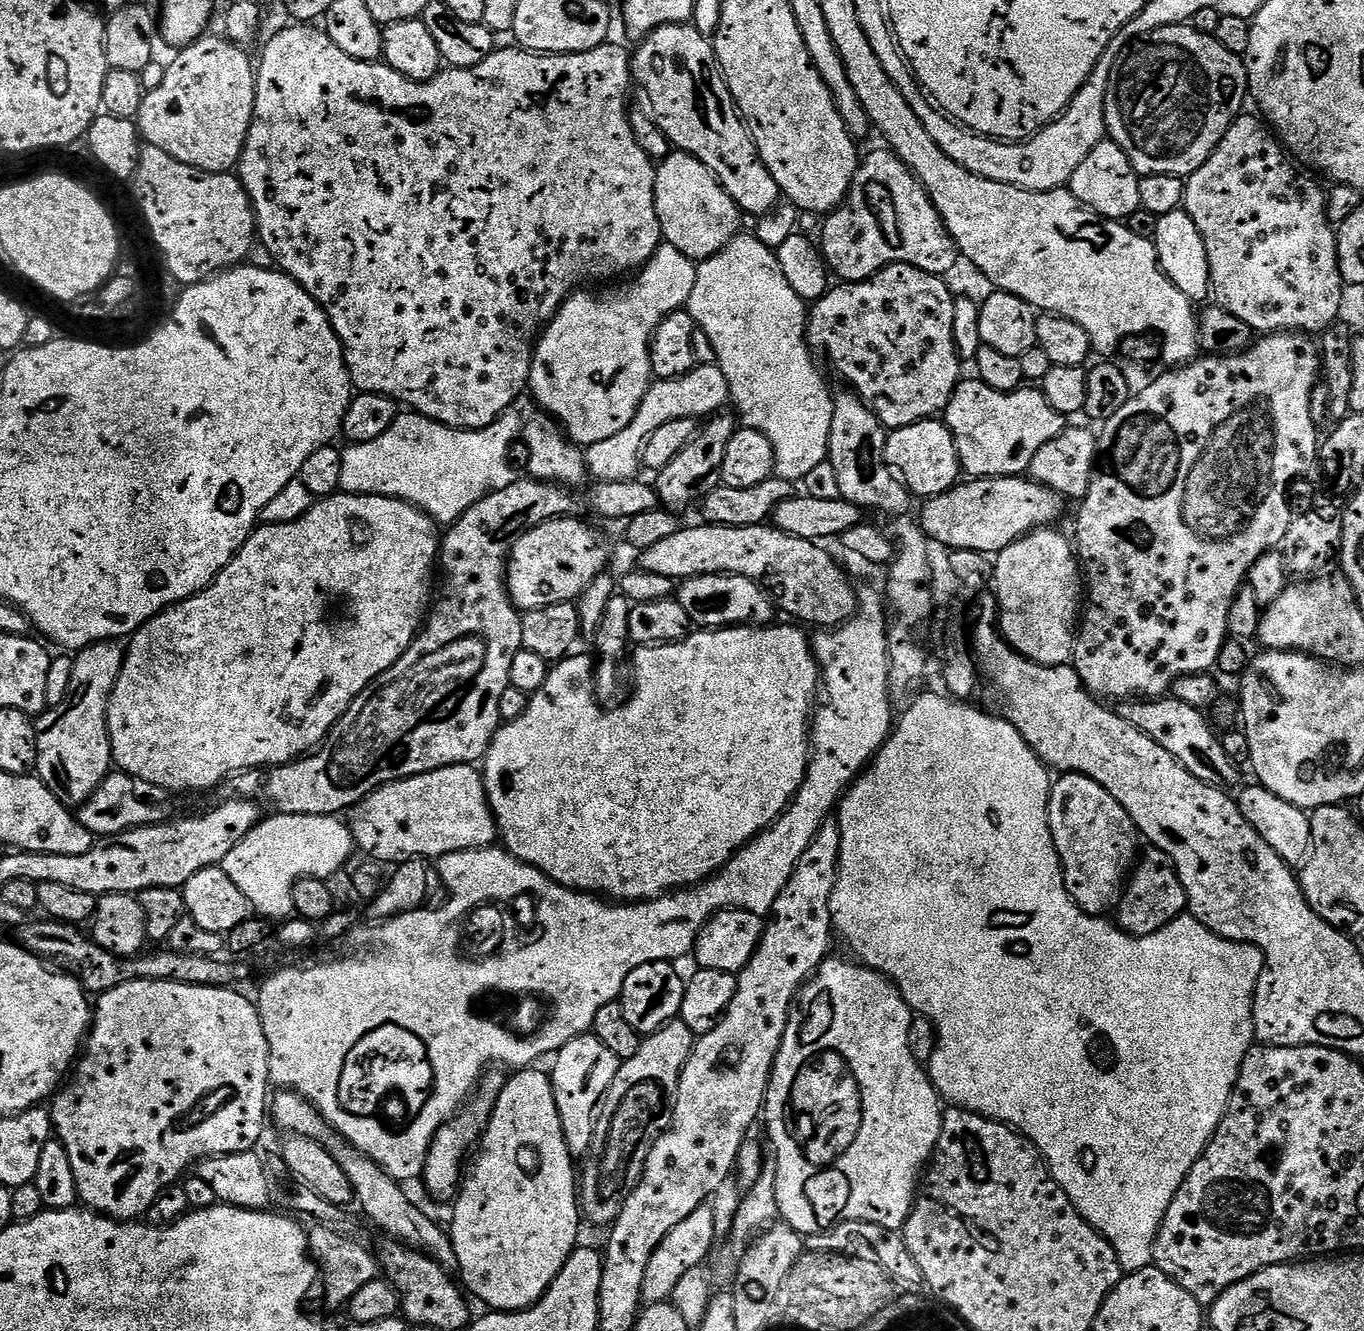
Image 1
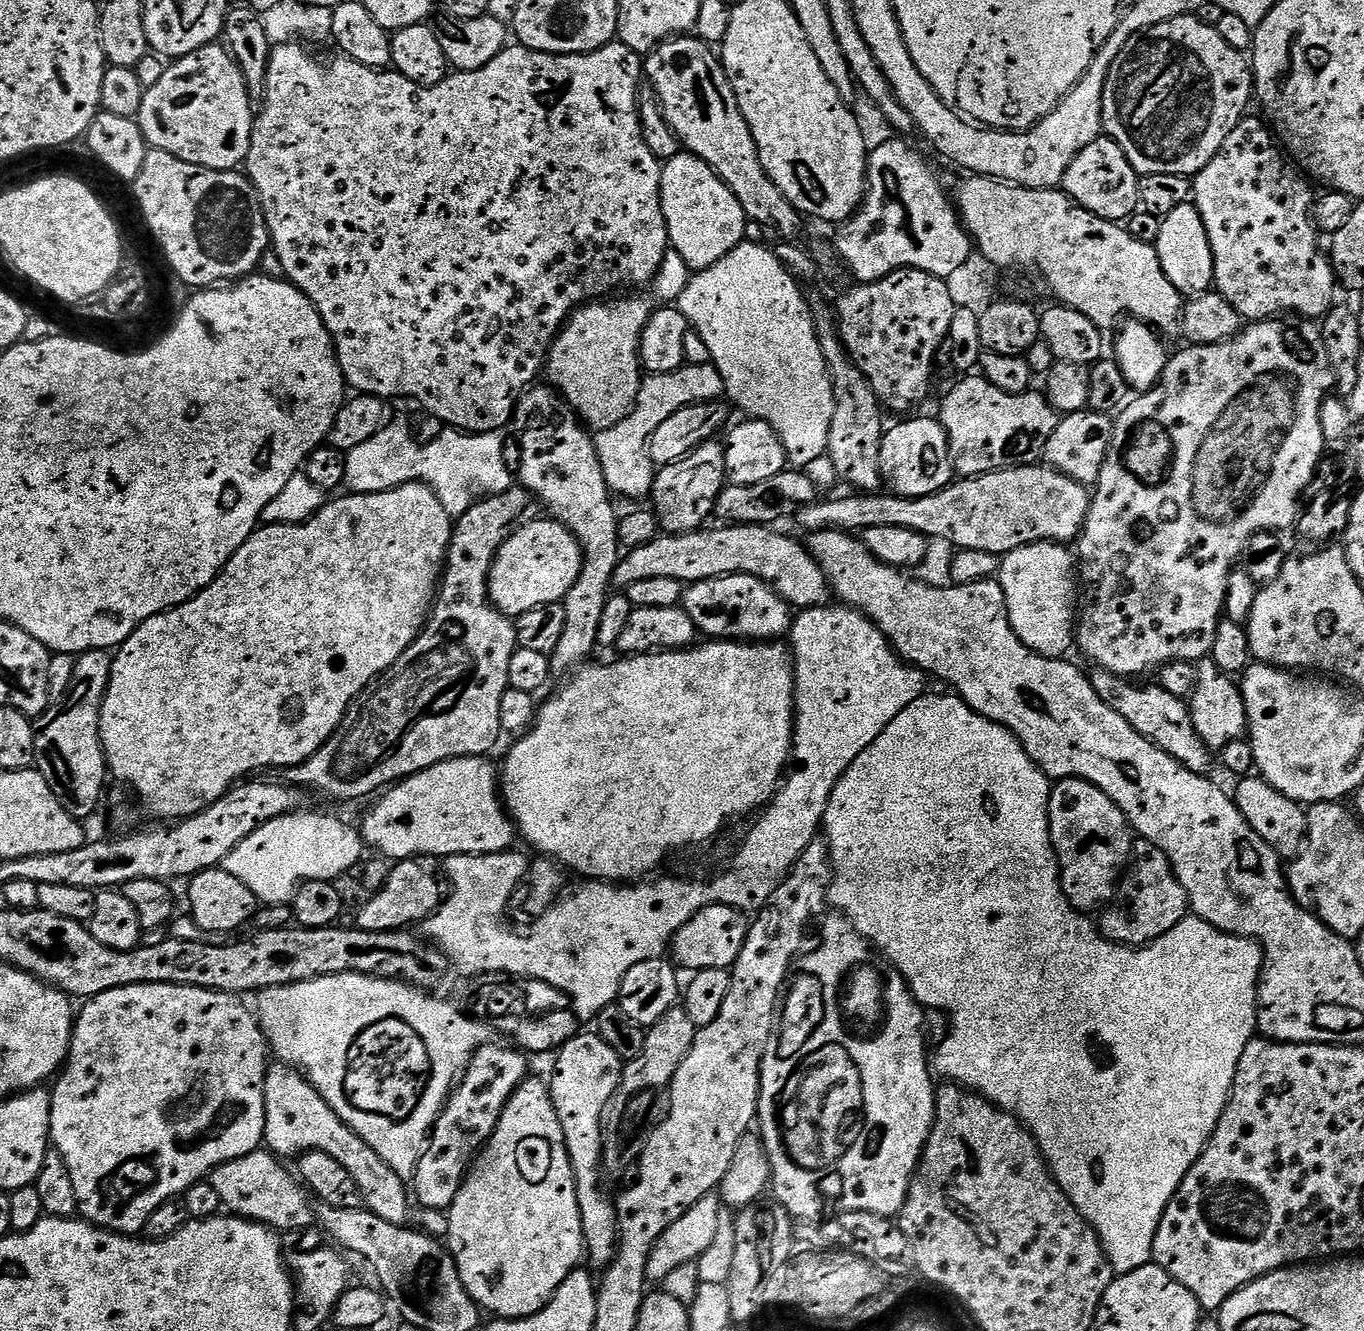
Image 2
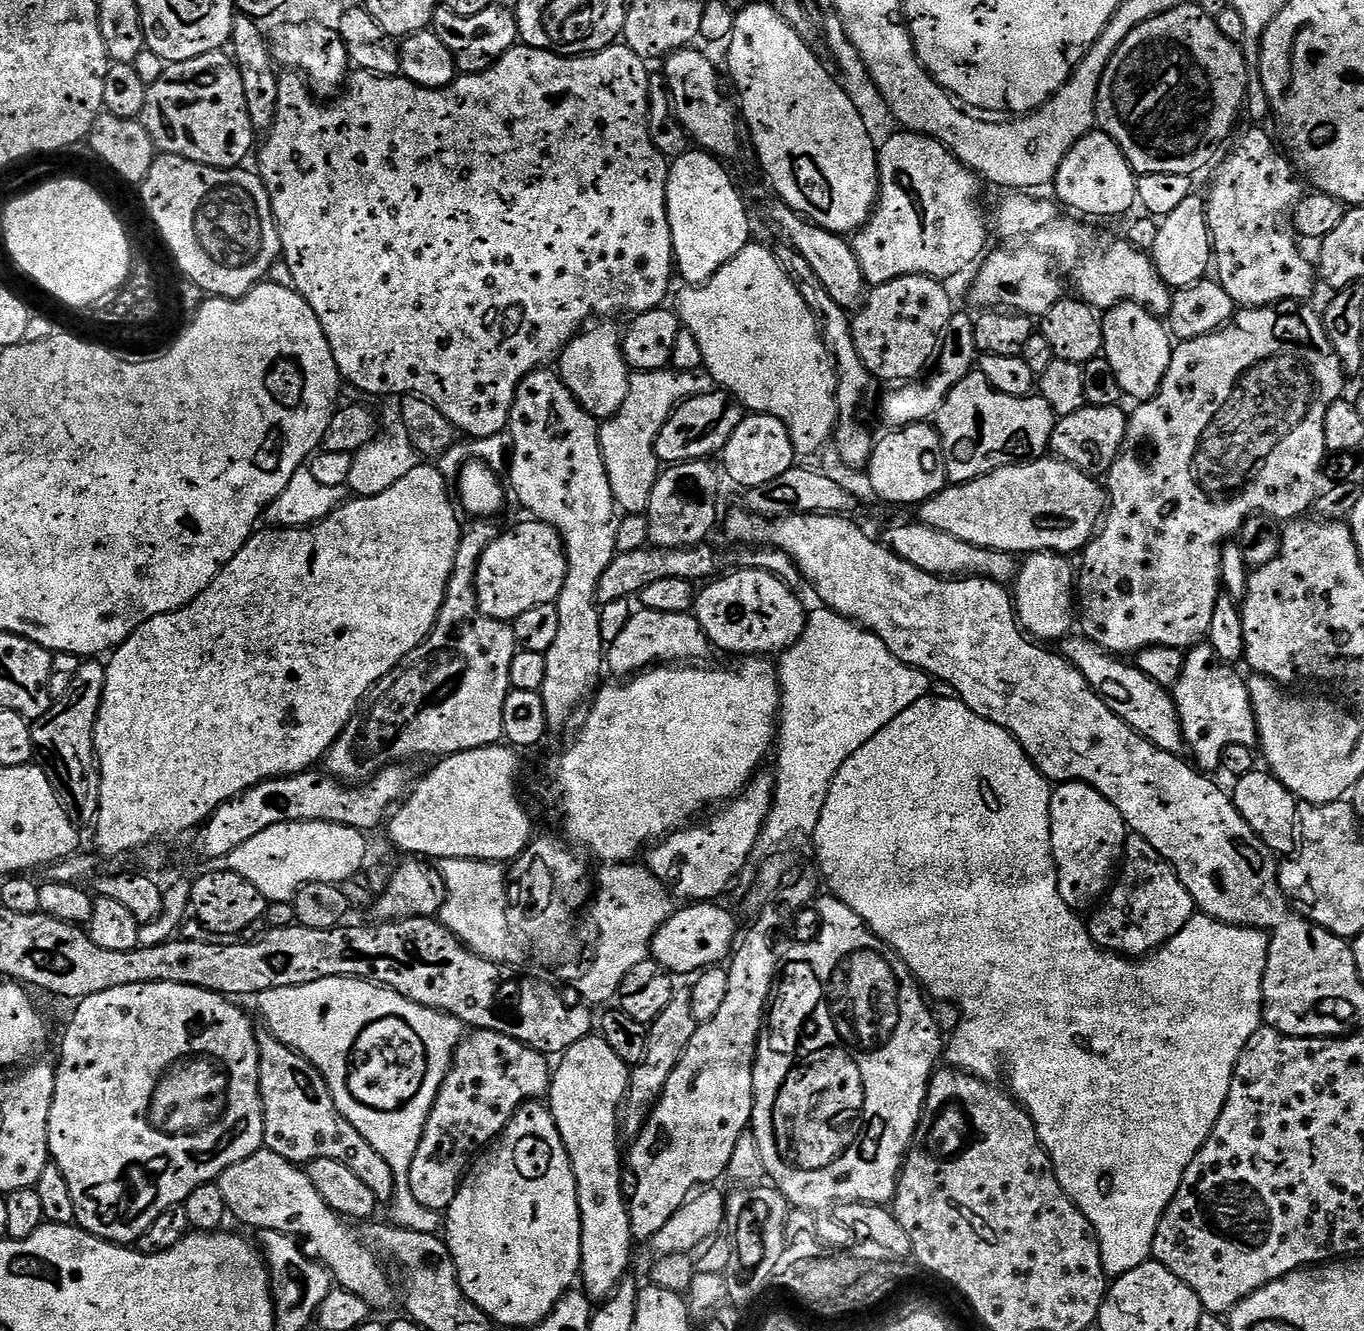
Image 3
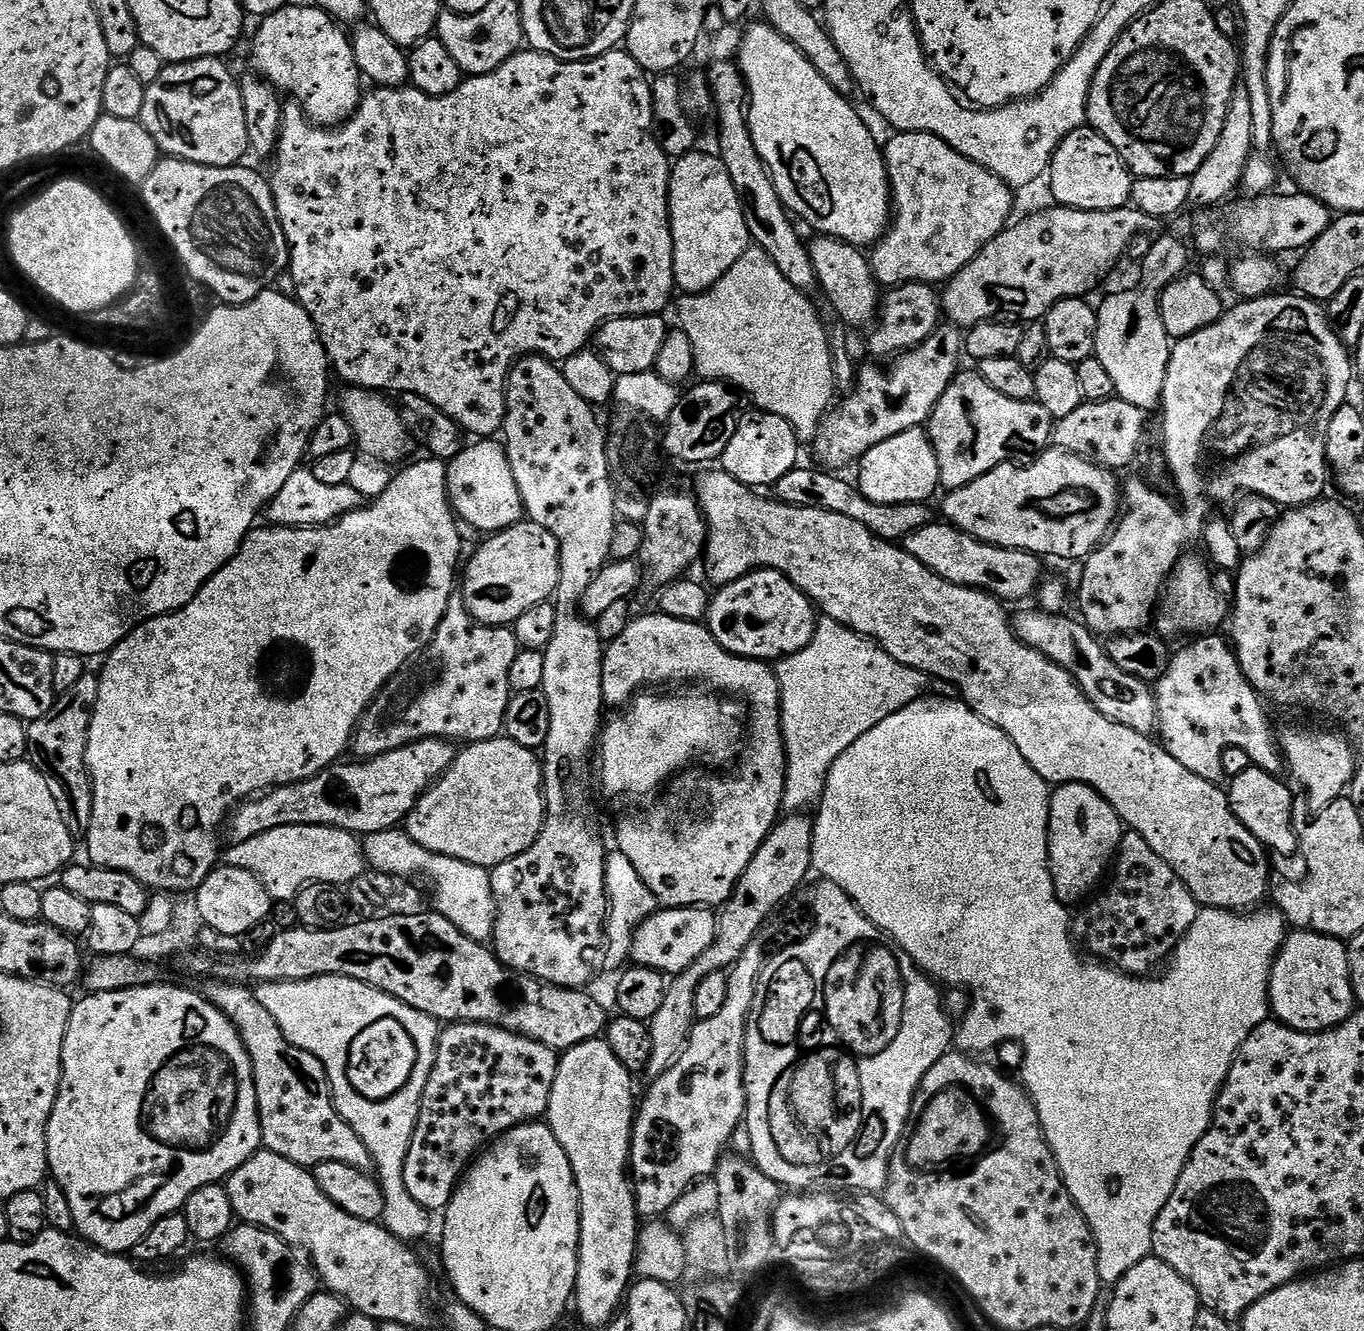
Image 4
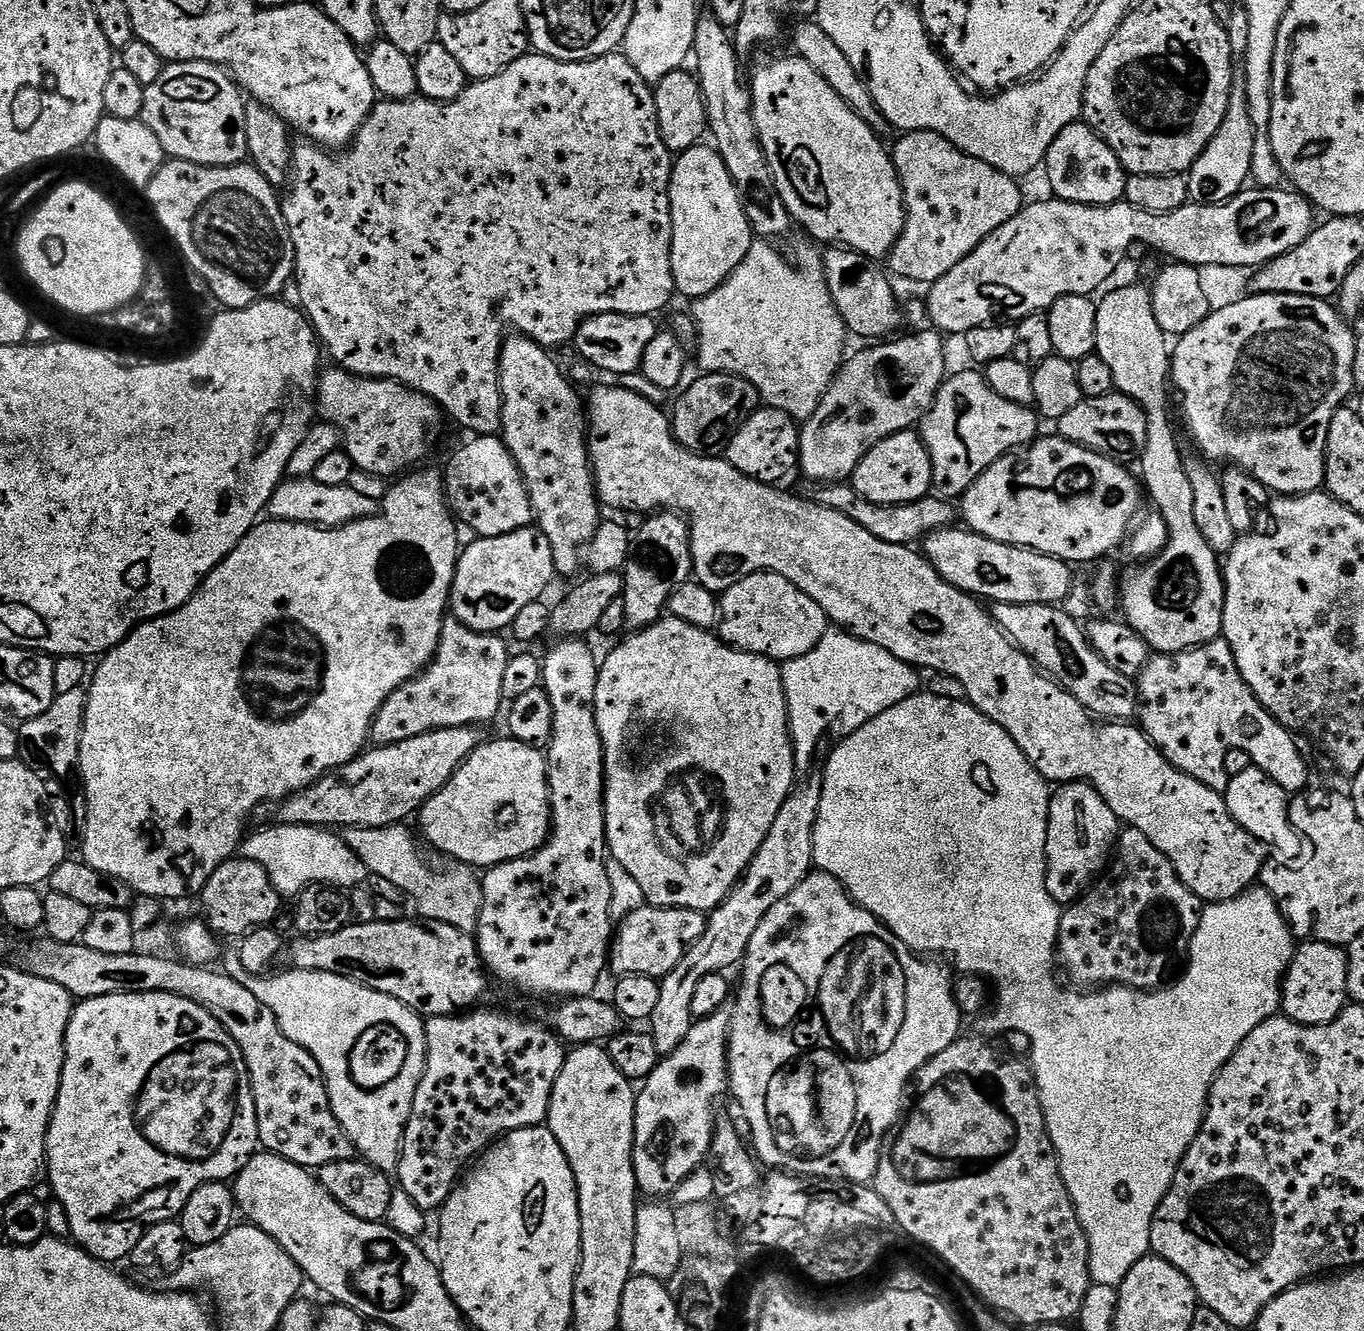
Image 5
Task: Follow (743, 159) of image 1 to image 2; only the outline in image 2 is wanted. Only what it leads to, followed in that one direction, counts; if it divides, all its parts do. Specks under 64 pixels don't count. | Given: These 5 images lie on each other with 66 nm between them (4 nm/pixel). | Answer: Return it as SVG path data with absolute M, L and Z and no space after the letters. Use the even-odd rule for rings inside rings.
M692 34L667 40L647 53L643 61L647 83L656 91L666 122L681 145L715 170L720 181L738 198L745 217L751 223L753 220L764 228L773 228L784 240L792 240L800 232L801 213L764 173L756 143L724 72L721 57L712 52L715 51L709 45Z

